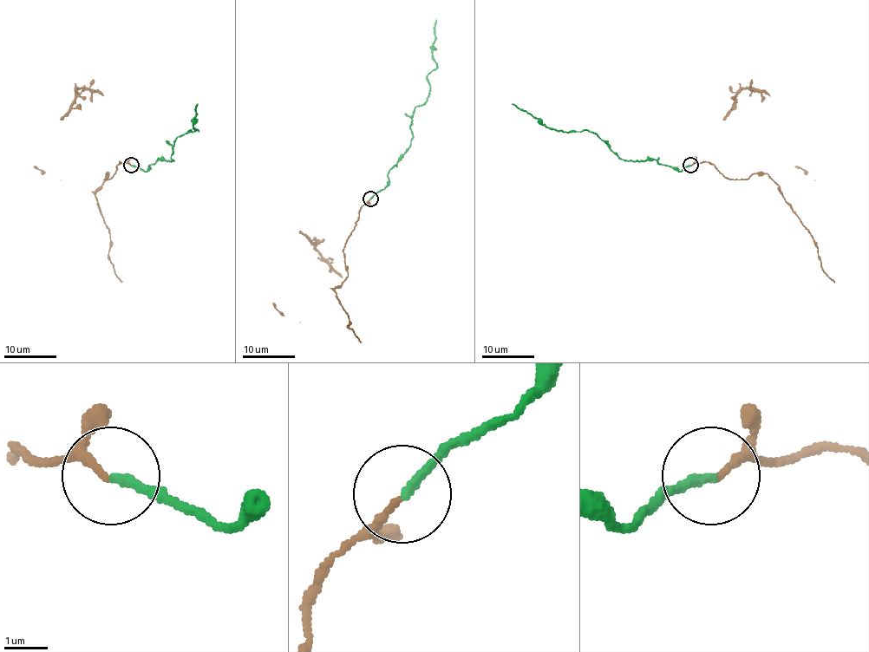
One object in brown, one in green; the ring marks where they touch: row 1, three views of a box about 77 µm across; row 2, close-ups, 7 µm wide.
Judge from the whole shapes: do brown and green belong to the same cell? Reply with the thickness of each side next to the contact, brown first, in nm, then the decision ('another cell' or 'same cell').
calibres 130 and 200 nm; same cell

